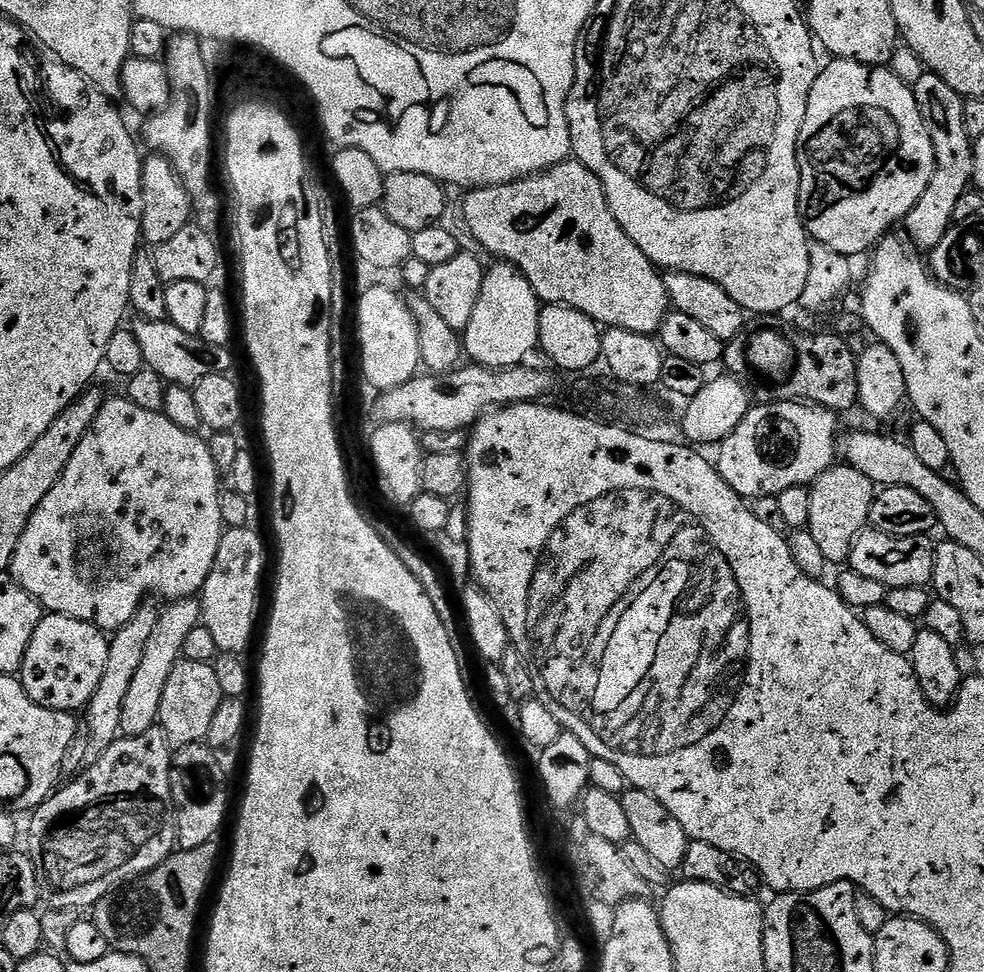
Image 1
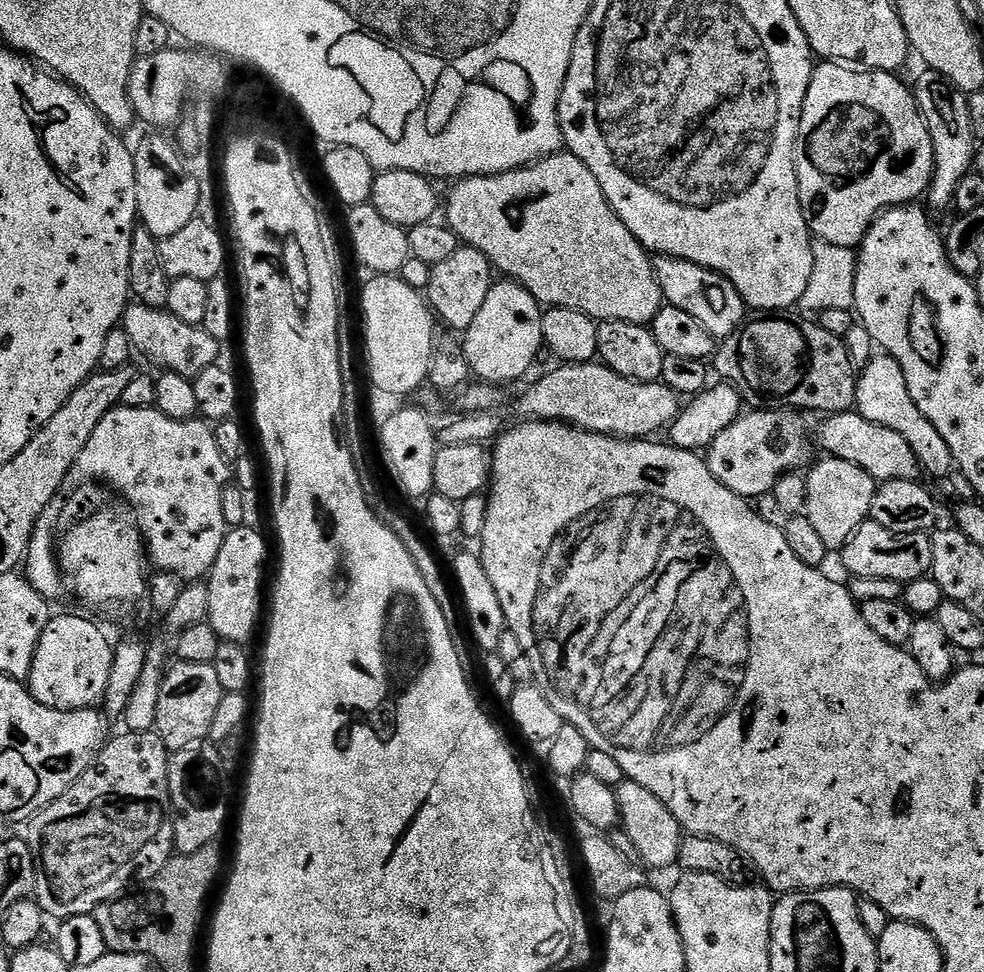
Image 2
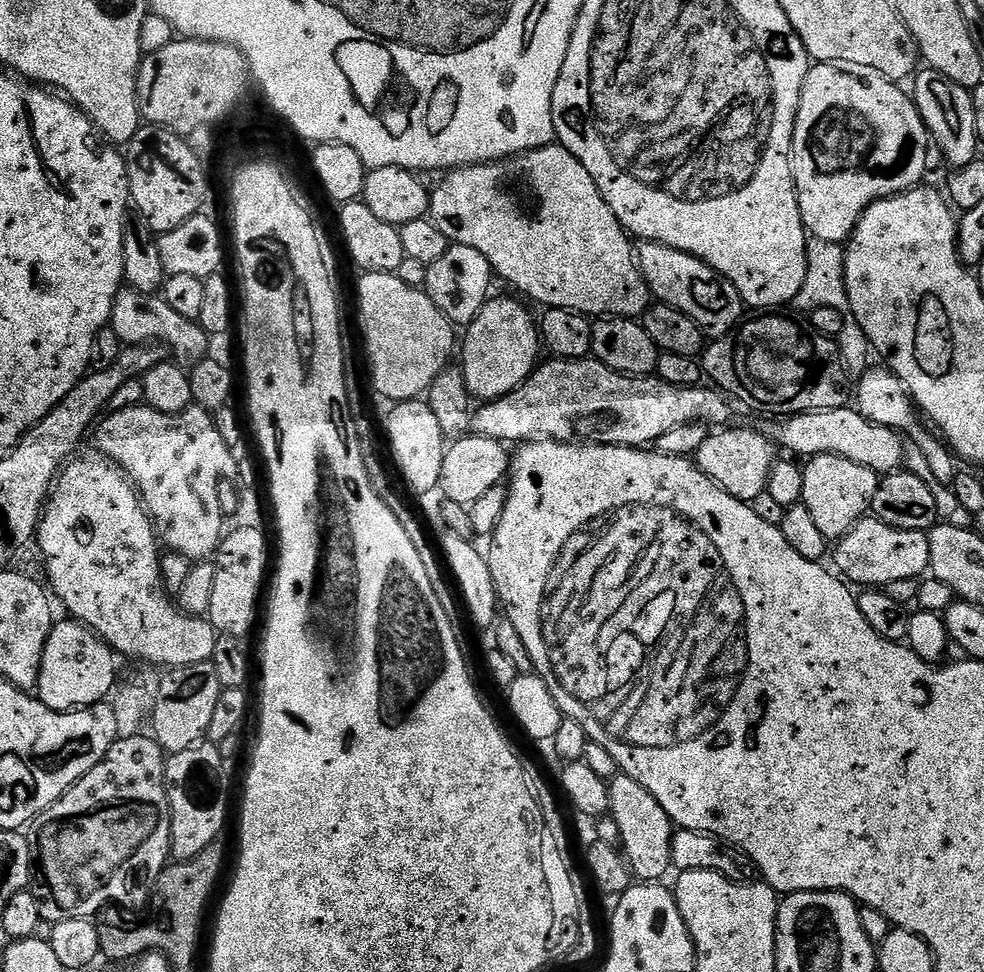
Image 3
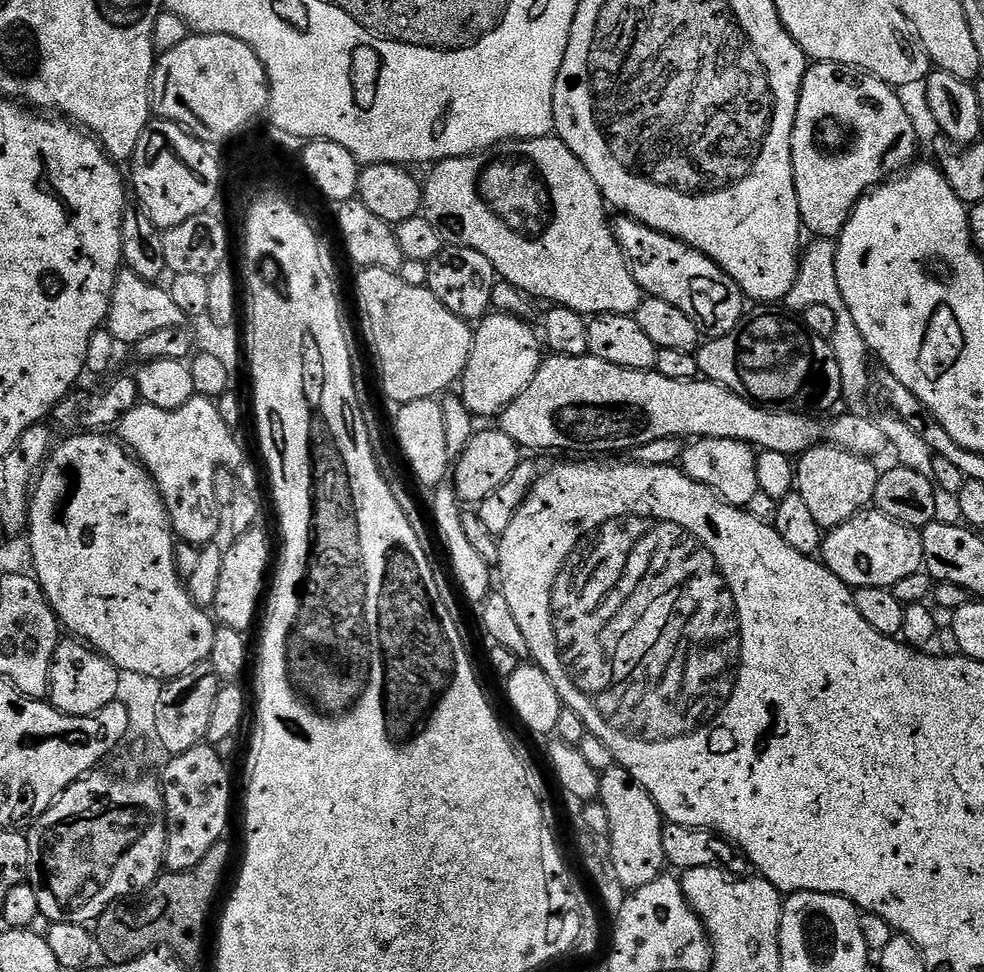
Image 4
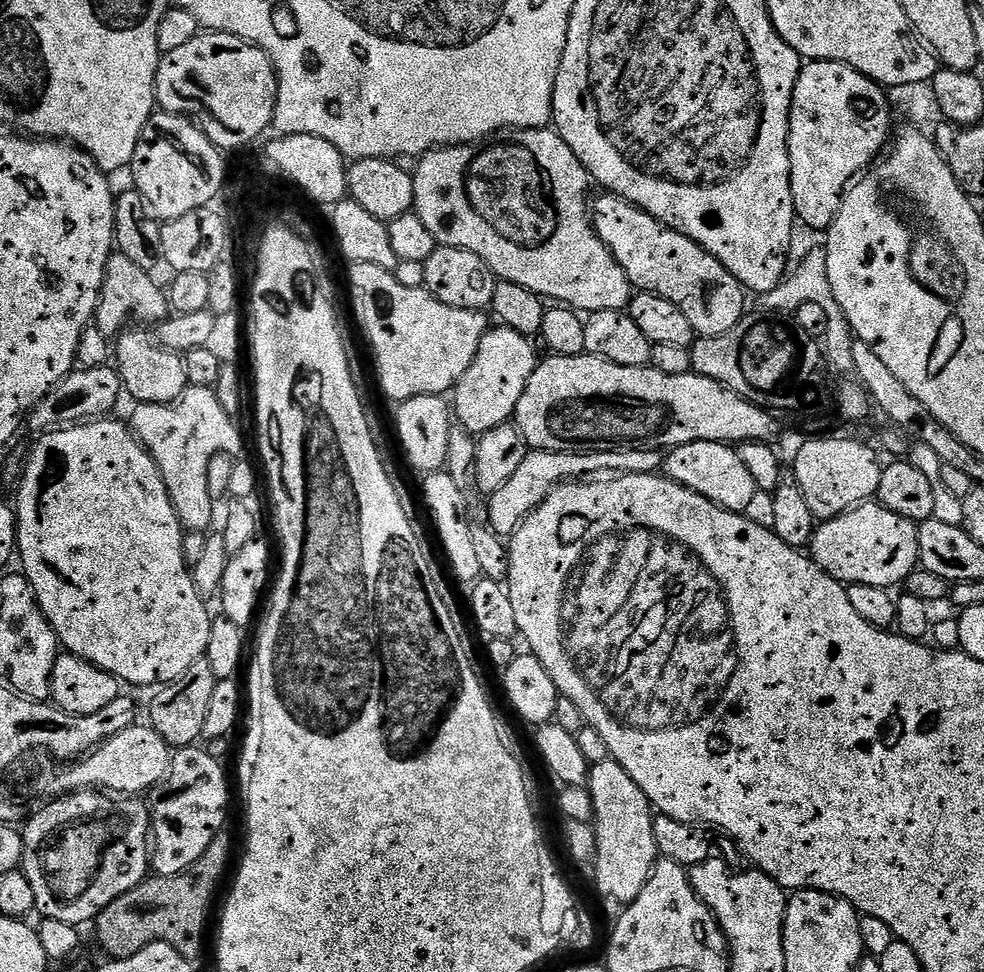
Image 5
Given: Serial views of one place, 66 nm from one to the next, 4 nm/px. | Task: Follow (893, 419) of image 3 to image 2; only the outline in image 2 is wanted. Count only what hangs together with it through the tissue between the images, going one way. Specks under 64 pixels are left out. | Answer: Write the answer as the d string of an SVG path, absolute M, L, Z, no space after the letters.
M887 354L873 355L865 368L859 369L856 378L856 406L866 422L874 422L878 426L886 426L886 430L894 430L902 434L914 450L920 462L920 467L940 482L947 481L948 474L954 468L954 461L950 454L950 446L946 446L946 438L930 426L930 422L920 413L914 398L910 398L910 390L906 386L906 374L902 374L902 366L892 356Z

